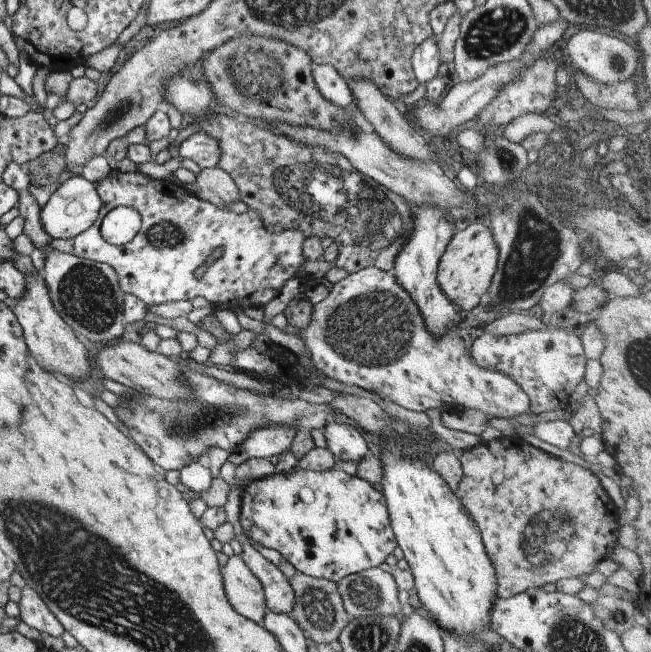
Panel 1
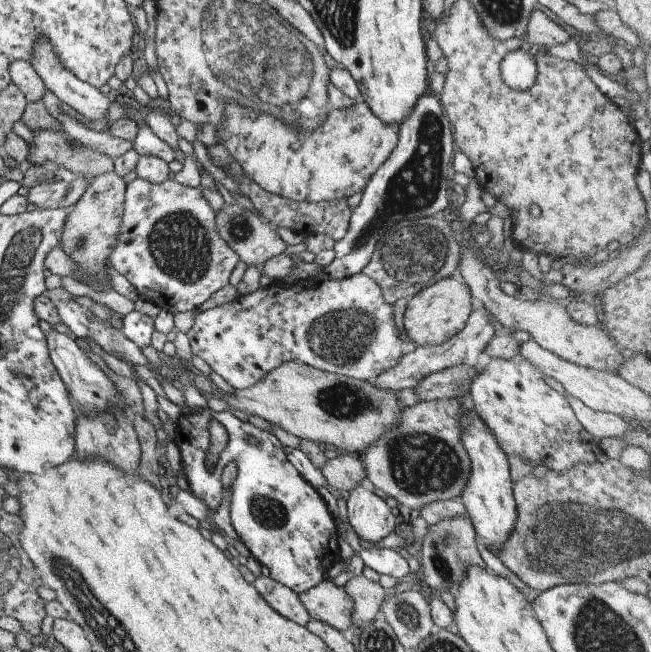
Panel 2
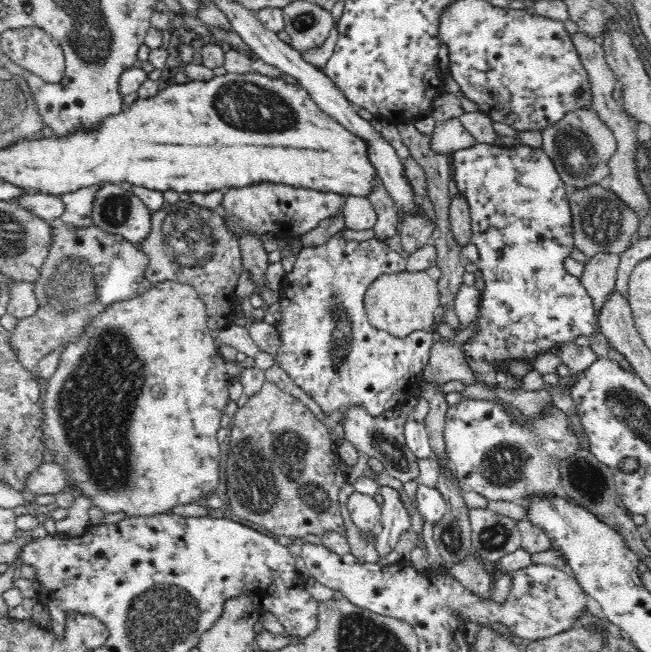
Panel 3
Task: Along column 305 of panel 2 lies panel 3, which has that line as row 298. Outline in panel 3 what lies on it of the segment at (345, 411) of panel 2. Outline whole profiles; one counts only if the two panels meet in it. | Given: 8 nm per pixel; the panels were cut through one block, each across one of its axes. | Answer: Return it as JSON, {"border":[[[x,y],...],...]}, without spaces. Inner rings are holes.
{"border":[[[424,272],[384,274],[376,278],[364,296],[367,318],[376,330],[382,330],[404,340],[418,330],[435,333],[441,309],[439,307],[439,286]]]}

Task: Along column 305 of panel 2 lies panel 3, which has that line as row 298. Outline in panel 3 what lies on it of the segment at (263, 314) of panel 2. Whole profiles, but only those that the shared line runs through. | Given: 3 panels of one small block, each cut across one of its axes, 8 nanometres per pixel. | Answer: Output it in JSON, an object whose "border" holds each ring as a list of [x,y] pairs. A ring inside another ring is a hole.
{"border":[[[342,231],[320,246],[303,247],[295,256],[295,264],[285,276],[280,290],[280,297],[290,300],[292,306],[284,308],[282,321],[276,324],[280,339],[279,366],[317,402],[325,414],[334,416],[334,412],[340,410],[344,418],[345,410],[350,406],[364,405],[366,411],[374,416],[400,407],[414,396],[421,385],[437,336],[418,330],[402,340],[376,330],[367,318],[364,296],[376,278],[406,271],[406,258],[376,238],[366,242],[347,240]]]}

